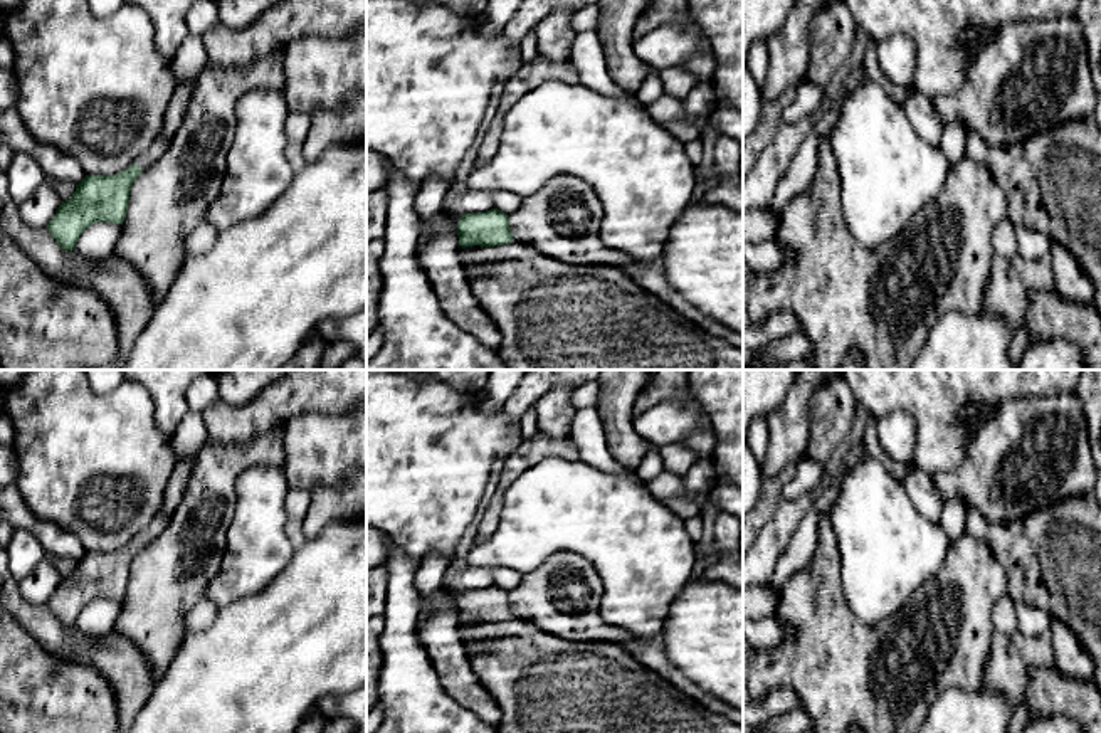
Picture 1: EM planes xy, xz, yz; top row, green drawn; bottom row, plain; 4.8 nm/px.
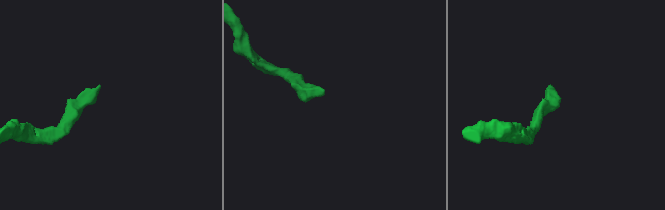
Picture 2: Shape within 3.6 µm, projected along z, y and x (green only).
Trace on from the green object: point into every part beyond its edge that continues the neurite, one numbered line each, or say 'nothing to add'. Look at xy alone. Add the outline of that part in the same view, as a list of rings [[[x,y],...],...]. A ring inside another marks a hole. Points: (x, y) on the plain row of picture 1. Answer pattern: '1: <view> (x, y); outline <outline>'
1: xy (177, 485); outline [[[180,459],[168,479],[161,508],[148,526],[136,536],[140,545],[148,546],[168,525],[175,509],[178,508],[192,474],[193,459]]]

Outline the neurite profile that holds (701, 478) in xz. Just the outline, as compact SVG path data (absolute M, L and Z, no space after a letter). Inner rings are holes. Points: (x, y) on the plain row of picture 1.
M711 457L698 459L681 483L687 498L709 496L718 483Z

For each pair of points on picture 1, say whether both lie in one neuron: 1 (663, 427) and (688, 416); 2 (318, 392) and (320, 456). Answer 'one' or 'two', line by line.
1: one
2: two

